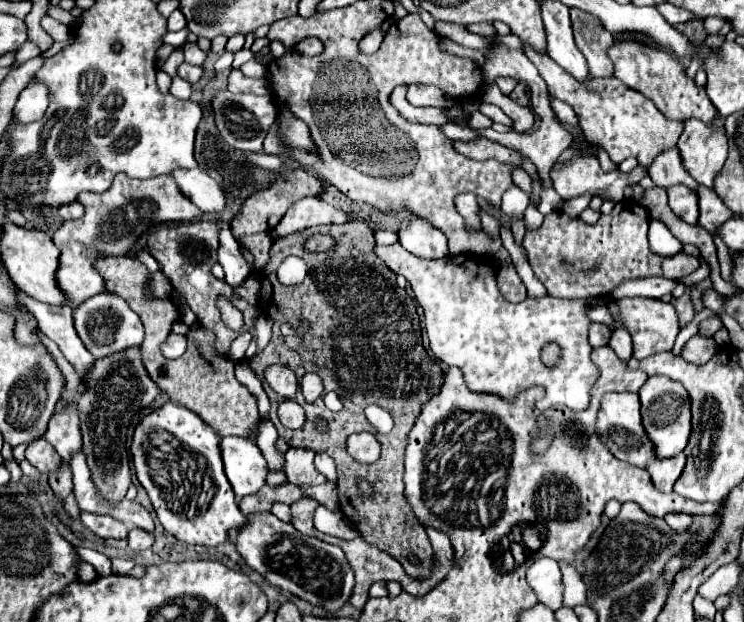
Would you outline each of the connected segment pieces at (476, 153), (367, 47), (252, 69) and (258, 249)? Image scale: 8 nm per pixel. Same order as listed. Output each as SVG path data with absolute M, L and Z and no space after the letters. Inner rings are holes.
M477 139L477 141L455 141L455 149L463 155L469 155L475 161L485 161L485 159L497 159L497 161L505 161L505 163L513 163L515 167L521 167L521 159L525 159L525 155L507 149L501 143L489 141L489 139Z
M377 25L377 27L371 29L369 33L365 33L365 37L359 41L359 49L361 49L363 53L375 53L375 51L379 49L383 37L385 37L385 31L383 31L381 25Z
M249 61L249 63L241 65L241 71L243 71L245 75L251 75L251 77L261 77L261 79L265 79L265 75L267 75L265 65L259 65L259 63L255 63L255 61Z
M257 233L257 235L243 235L237 237L239 243L251 251L254 257L255 268L261 271L269 261L269 247L271 247L271 235L269 233Z

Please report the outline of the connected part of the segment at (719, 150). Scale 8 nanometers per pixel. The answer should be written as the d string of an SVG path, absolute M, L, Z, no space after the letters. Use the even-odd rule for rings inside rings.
M717 115L713 121L709 125L699 123L699 119L685 121L685 129L677 141L687 171L705 187L713 187L713 179L727 159L725 117Z

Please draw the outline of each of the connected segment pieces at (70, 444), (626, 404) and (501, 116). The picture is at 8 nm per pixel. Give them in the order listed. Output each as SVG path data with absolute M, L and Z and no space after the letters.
M75 403L49 421L43 439L49 441L67 463L71 461L73 453L81 451L81 431L79 431L79 417Z
M607 393L601 401L597 433L617 459L627 461L635 467L645 467L655 455L653 455L653 443L649 443L649 435L645 435L639 409L641 409L641 405L639 405L637 393Z
M481 103L479 111L481 111L483 115L487 115L487 117L491 117L495 123L503 123L503 125L509 125L509 127L511 127L511 123L513 123L497 105L485 105L485 103Z

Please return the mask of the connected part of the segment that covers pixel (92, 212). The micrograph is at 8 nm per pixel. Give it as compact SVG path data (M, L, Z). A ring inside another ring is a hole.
M117 175L107 191L85 191L77 197L77 201L85 207L85 215L75 221L65 221L53 233L53 243L61 249L57 281L71 303L83 303L85 299L105 291L105 283L93 267L93 259L99 253L131 255L135 253L135 243L139 241L139 237L149 231L149 223L159 225L167 221L195 221L201 217L199 207L193 205L185 195L181 195L181 189L169 175L159 175L145 181Z

